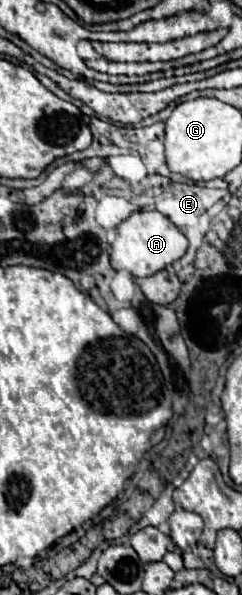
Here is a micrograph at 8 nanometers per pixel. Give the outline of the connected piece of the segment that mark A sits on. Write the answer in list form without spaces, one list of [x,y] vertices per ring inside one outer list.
[[[138,211],[122,221],[116,229],[116,241],[112,243],[110,263],[114,269],[126,269],[134,277],[150,277],[174,261],[184,257],[188,249],[186,235],[162,213],[158,211]]]

